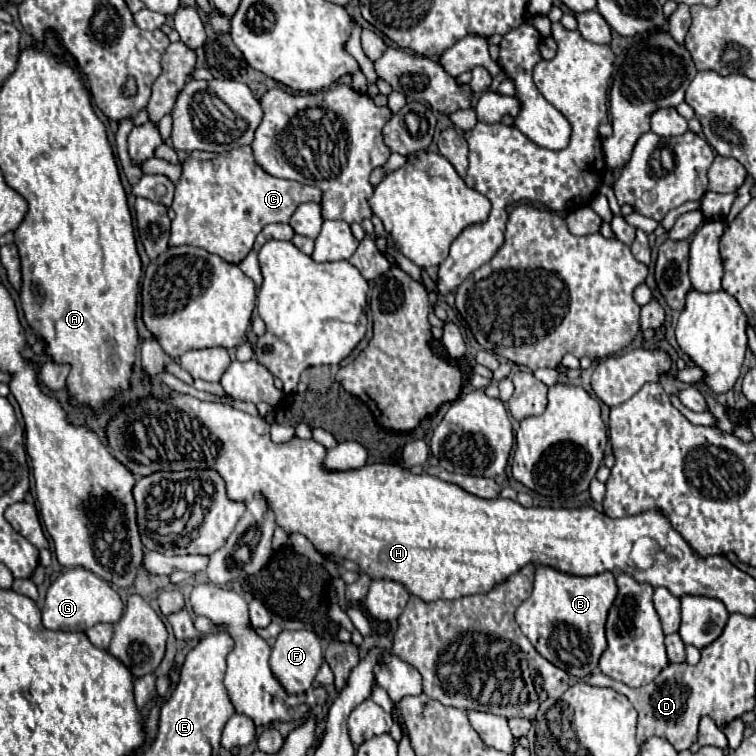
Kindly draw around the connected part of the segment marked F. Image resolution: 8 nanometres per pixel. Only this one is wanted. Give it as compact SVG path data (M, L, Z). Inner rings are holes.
M305 629L303 631L281 631L273 645L273 653L269 659L269 667L275 679L283 685L283 689L289 695L299 695L299 693L309 691L321 663L323 663L323 649L321 649L319 637Z

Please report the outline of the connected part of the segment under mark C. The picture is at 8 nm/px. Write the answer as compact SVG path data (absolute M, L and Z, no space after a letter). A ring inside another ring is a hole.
M249 145L237 147L227 155L193 151L181 167L183 173L175 185L175 199L171 205L177 217L171 223L169 243L201 247L227 263L241 263L267 223L287 223L297 205L321 201L321 191L317 187L265 173L253 161Z

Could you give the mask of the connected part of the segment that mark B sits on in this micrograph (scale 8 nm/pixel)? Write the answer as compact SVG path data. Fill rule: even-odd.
M539 565L535 571L533 593L515 611L515 621L531 645L549 663L571 677L583 679L599 669L599 657L607 647L605 621L615 597L617 585L609 571L593 577L575 577L553 567Z

